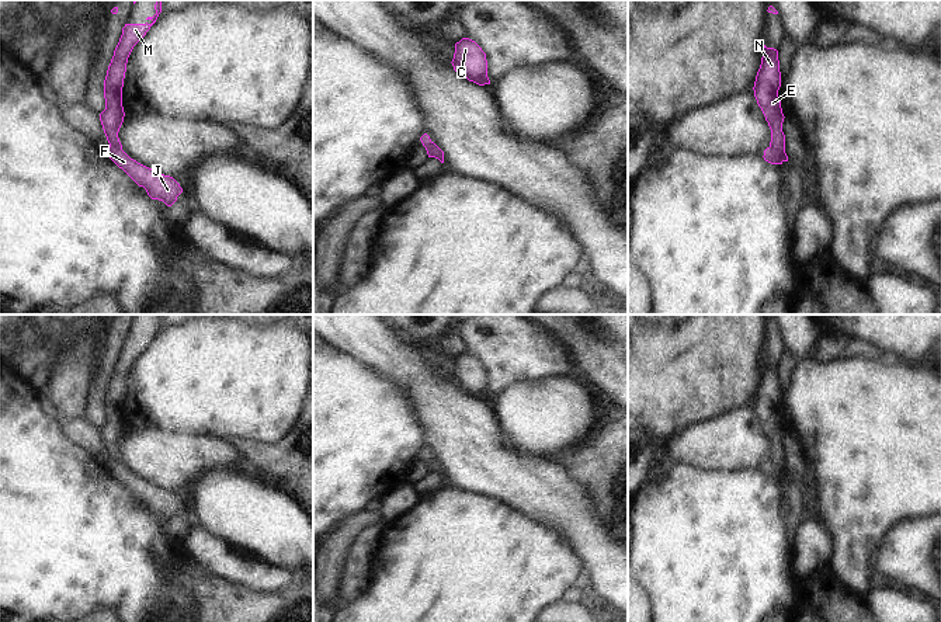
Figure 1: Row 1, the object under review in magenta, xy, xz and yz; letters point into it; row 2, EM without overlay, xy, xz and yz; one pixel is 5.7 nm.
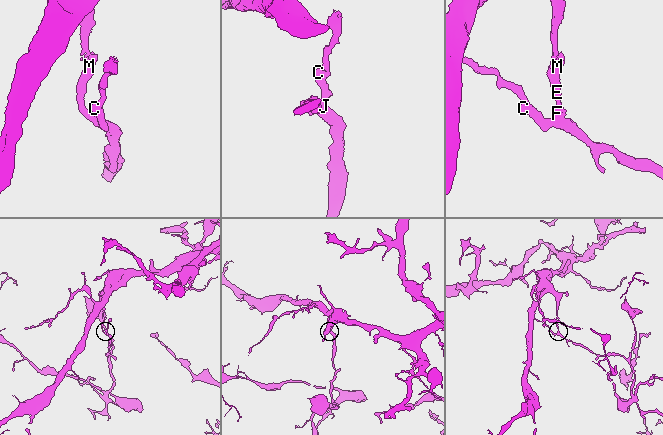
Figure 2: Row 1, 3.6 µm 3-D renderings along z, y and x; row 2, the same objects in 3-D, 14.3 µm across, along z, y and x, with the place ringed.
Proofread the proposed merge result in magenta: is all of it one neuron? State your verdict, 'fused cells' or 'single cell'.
fused cells

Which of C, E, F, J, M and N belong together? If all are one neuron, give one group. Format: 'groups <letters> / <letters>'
groups C F J / E M N

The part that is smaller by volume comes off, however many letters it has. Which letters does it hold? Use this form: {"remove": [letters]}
{"remove": ["C", "F", "J"]}

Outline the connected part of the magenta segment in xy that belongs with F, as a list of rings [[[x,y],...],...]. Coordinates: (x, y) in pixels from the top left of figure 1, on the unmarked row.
[[[110,459],[110,473],[122,483],[139,501],[143,501],[152,514],[171,521],[183,507],[180,498],[170,490],[157,487],[131,473],[122,463]]]

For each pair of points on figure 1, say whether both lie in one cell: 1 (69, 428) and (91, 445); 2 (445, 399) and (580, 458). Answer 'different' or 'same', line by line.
1: same
2: different

